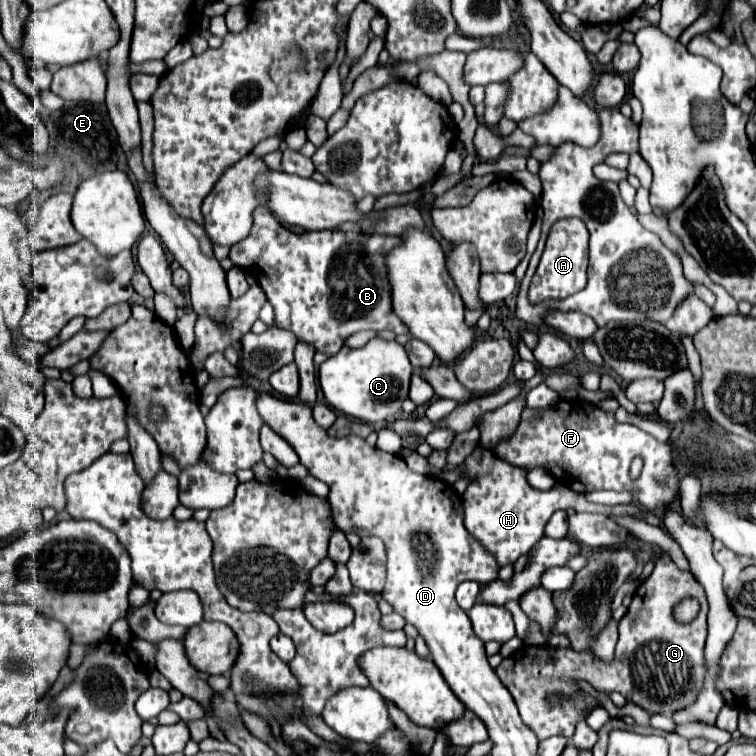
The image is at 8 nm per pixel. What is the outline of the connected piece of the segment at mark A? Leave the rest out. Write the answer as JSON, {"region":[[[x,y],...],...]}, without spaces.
{"region":[[[561,219],[551,227],[545,251],[531,281],[529,301],[539,303],[545,299],[565,299],[587,285],[587,237],[589,233],[581,219]]]}

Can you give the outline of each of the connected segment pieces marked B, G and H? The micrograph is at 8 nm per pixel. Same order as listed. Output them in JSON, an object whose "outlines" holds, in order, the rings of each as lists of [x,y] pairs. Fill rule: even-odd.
{"outlines":[[[[265,207],[253,211],[253,229],[247,239],[231,247],[229,259],[235,267],[255,271],[261,289],[265,291],[269,303],[275,309],[275,325],[295,333],[295,337],[321,353],[335,355],[343,341],[361,329],[389,329],[397,335],[409,333],[409,329],[399,321],[399,317],[389,307],[389,283],[385,269],[385,255],[391,247],[399,245],[399,237],[389,235],[365,235],[355,231],[305,231],[301,235],[283,227]]],[[[661,553],[653,573],[637,587],[625,617],[619,621],[619,641],[615,649],[615,661],[611,665],[597,659],[591,651],[573,653],[571,647],[555,649],[551,645],[541,645],[521,647],[517,653],[503,659],[495,673],[511,691],[521,719],[539,739],[547,739],[553,735],[571,739],[577,721],[585,715],[585,709],[597,705],[591,695],[583,693],[583,697],[579,699],[579,679],[605,693],[619,691],[627,701],[633,701],[647,711],[671,715],[673,711],[691,705],[703,685],[703,647],[707,638],[708,610],[703,587],[697,583],[697,579],[689,571],[679,569],[669,553]],[[689,597],[697,599],[701,609],[693,621],[679,623],[673,613],[675,605]],[[549,693],[577,697],[569,699],[563,705],[551,707],[545,699]]],[[[477,447],[465,461],[461,463],[461,477],[467,479],[469,485],[463,493],[463,509],[465,509],[465,527],[467,531],[479,541],[479,545],[491,553],[499,567],[515,563],[521,555],[525,555],[541,537],[547,521],[559,509],[575,509],[575,511],[589,511],[589,513],[615,513],[615,515],[641,515],[649,525],[661,527],[661,519],[651,513],[643,513],[639,507],[633,505],[615,505],[615,507],[601,507],[587,503],[583,493],[575,493],[569,487],[557,483],[549,491],[533,489],[525,479],[525,469],[515,467],[507,461],[497,459],[489,449]]]]}

